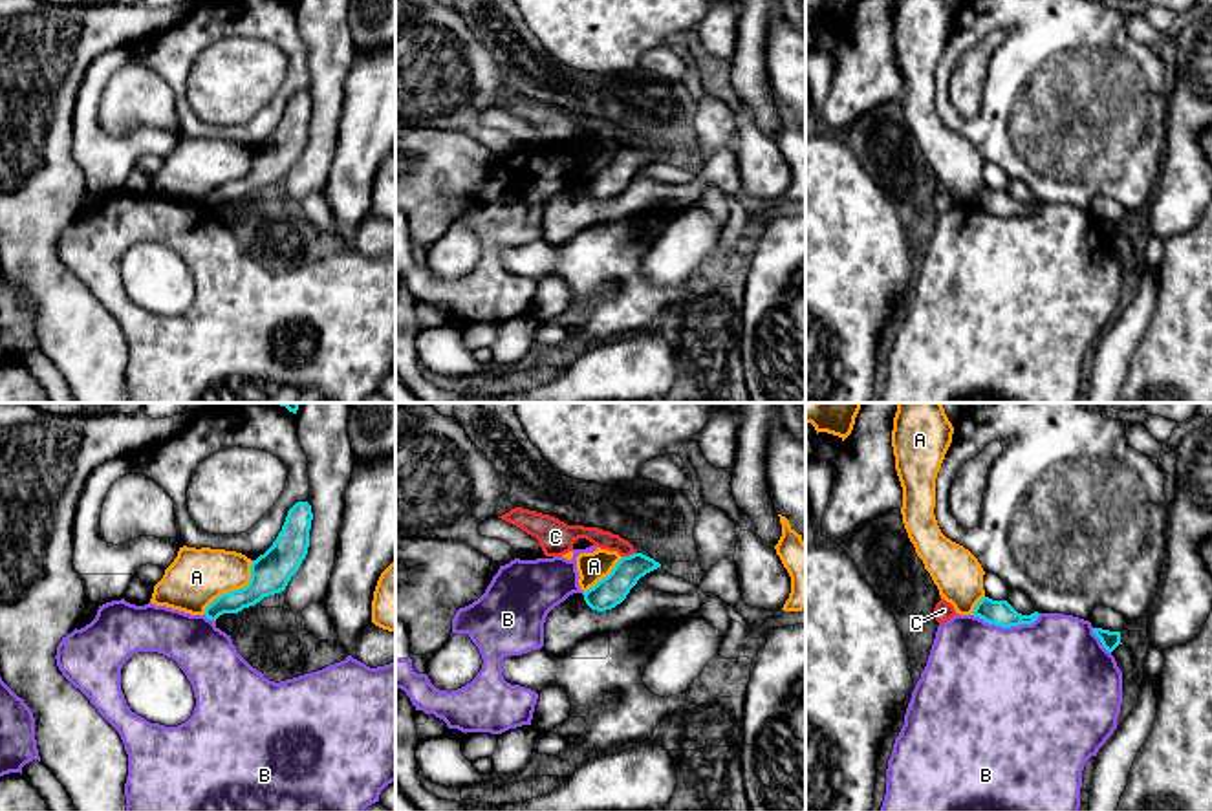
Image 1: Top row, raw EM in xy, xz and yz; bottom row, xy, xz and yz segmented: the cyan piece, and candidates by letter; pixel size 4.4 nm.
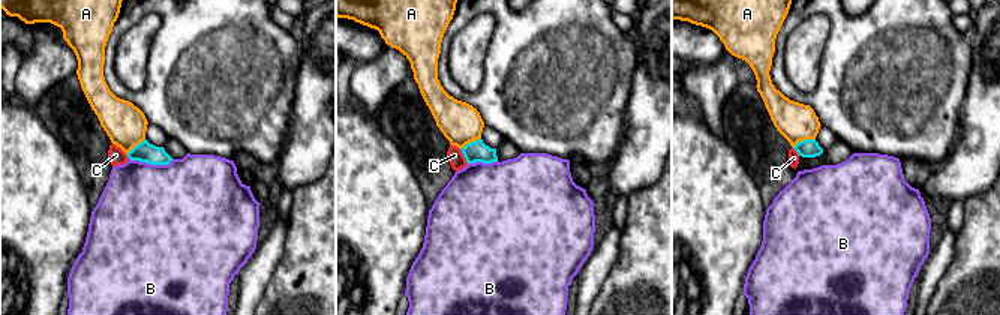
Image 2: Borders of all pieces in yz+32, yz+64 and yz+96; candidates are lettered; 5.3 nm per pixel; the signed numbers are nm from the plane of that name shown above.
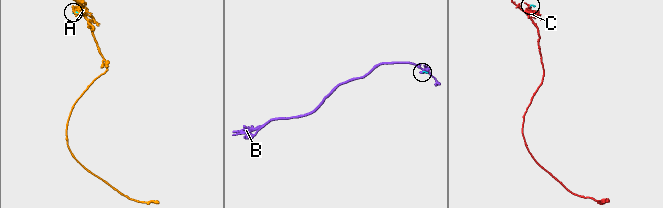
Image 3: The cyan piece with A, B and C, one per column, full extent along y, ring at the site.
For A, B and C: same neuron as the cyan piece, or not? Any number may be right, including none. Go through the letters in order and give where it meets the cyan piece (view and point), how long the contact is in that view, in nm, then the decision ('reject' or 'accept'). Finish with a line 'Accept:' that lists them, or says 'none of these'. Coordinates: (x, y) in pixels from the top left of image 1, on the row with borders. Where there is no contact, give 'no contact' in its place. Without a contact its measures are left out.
A: contact xy (235, 590); length 340 nm; reject
B: contact yz (1007, 627); length 300 nm; reject
C: contact xz (627, 557); length 70 nm; reject
Accept: none of these

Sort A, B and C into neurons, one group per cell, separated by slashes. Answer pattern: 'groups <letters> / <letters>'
groups A / B / C

